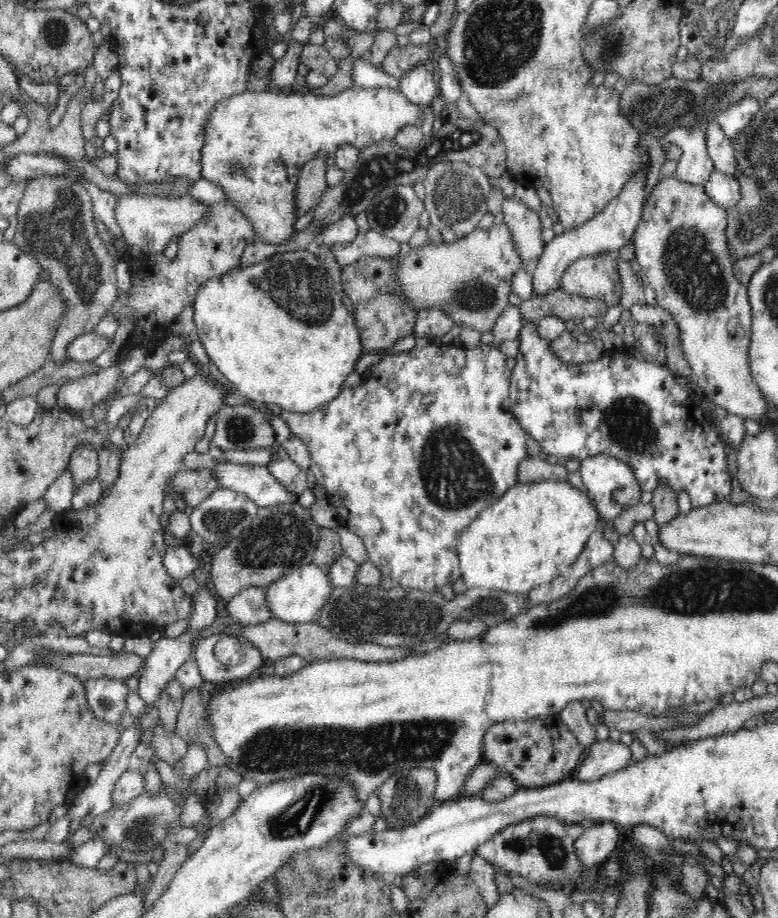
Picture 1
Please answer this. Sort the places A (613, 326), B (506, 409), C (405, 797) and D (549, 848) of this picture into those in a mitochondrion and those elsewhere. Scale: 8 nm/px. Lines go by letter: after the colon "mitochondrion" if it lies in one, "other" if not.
A: other
B: other
C: mitochondrion
D: mitochondrion

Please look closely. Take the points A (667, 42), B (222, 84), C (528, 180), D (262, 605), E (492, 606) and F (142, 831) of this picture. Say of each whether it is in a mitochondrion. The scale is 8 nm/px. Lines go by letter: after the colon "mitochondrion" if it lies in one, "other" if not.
A: other
B: other
C: other
D: other
E: mitochondrion
F: mitochondrion

